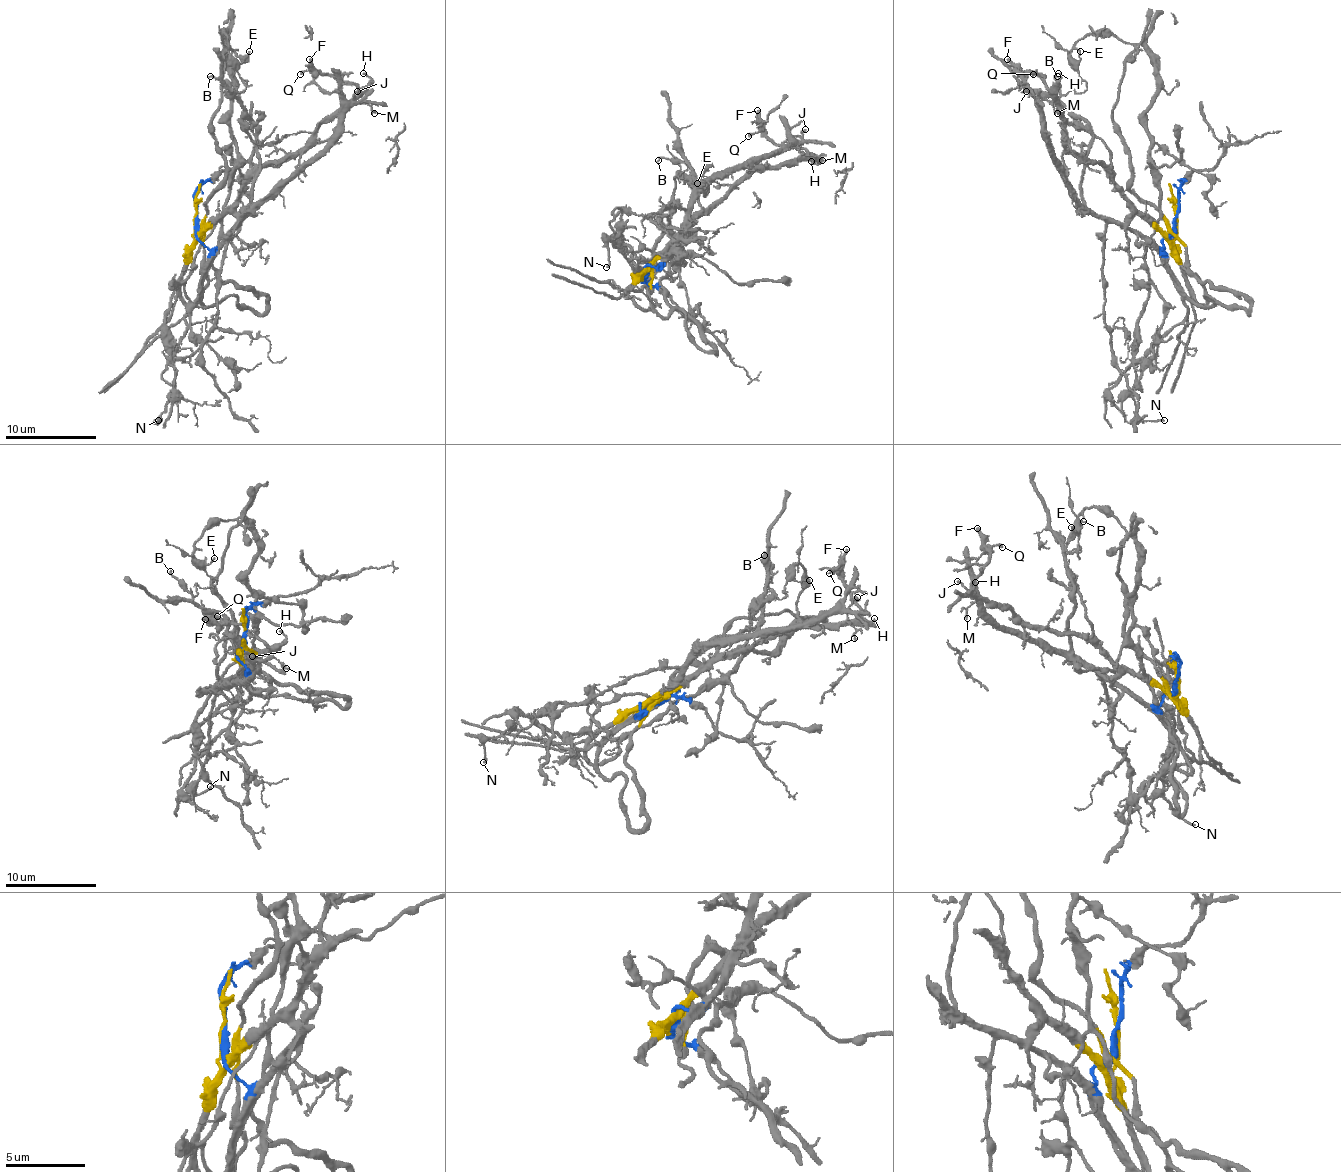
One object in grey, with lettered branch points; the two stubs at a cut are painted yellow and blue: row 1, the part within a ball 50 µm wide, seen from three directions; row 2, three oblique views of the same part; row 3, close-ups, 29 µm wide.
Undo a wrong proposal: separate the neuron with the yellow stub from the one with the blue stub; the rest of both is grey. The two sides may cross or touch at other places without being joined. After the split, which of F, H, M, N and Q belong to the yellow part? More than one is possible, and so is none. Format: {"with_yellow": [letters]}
{"with_yellow": ["F", "H", "M", "Q"]}

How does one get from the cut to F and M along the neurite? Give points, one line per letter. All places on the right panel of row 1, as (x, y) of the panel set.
F: (1176, 220), (1174, 236), (1164, 238), (1099, 163), (1064, 145), (1062, 109), (1042, 77), (1008, 59)
M: (1176, 220), (1174, 236), (1164, 238), (1099, 163), (1076, 156), (1064, 143), (1062, 111), (1053, 102), (1058, 113)

